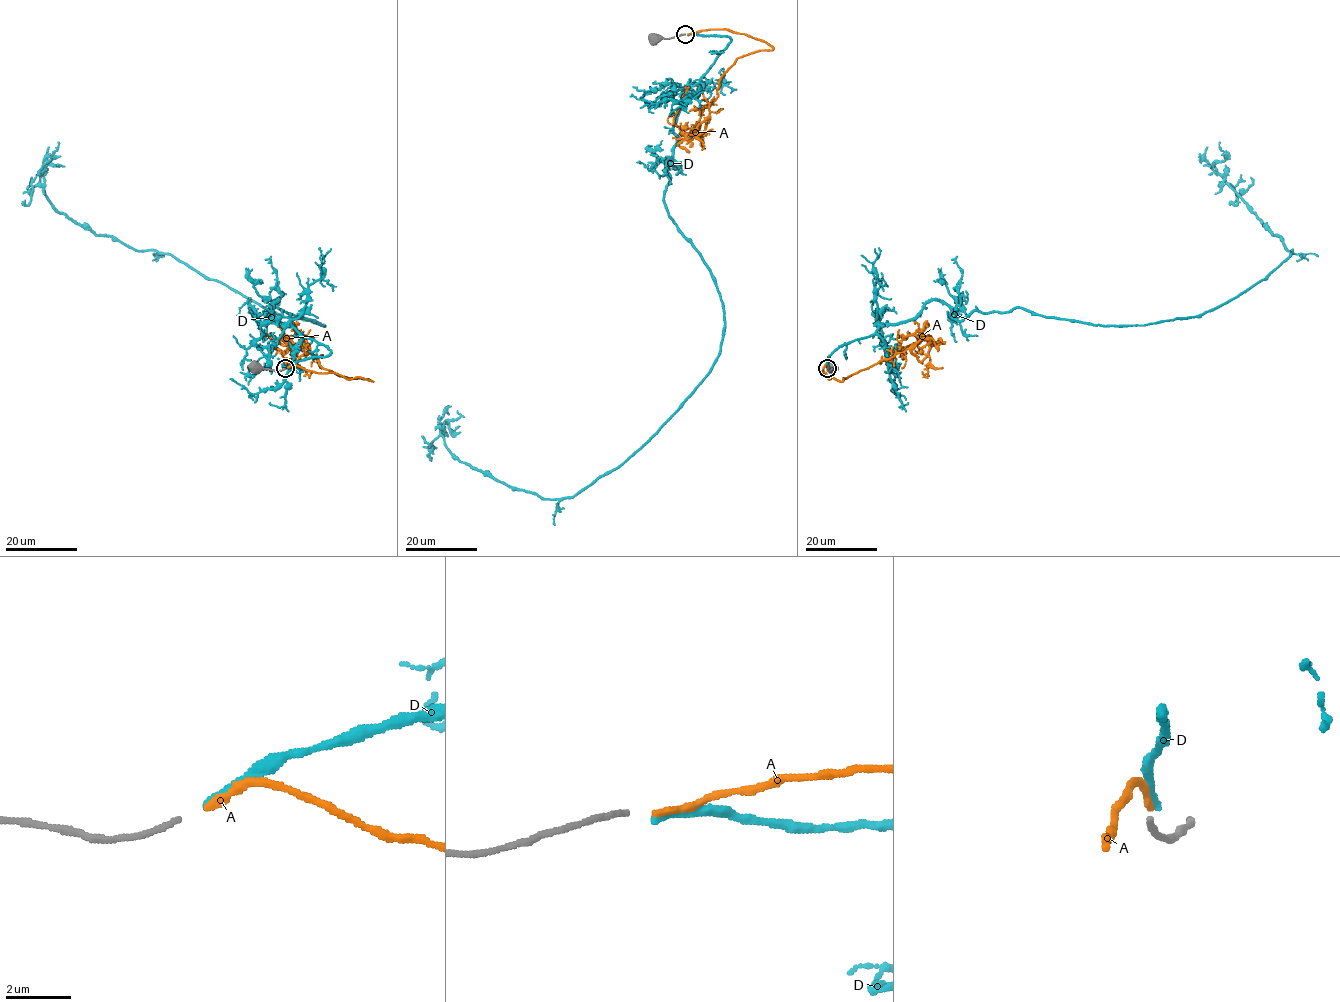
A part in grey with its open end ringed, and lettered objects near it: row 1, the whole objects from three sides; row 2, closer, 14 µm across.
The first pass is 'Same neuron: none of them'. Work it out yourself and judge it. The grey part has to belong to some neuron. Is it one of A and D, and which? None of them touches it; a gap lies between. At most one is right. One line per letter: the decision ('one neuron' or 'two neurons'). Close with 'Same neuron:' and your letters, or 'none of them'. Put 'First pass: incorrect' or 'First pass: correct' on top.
First pass: incorrect
A: one neuron
D: two neurons
Same neuron: A

